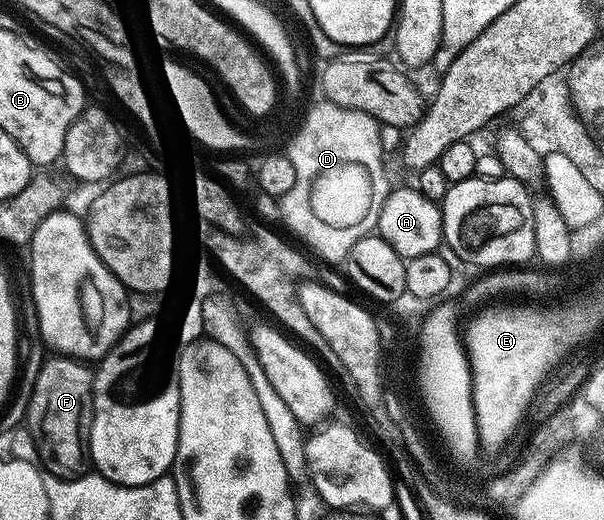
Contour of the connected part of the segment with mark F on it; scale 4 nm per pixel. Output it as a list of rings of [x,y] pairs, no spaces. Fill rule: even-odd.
[[[55,357],[55,362],[46,362],[34,378],[30,399],[26,402],[24,426],[34,438],[39,460],[43,468],[60,478],[79,478],[88,470],[90,448],[90,421],[94,419],[94,376],[85,361],[76,358]]]

